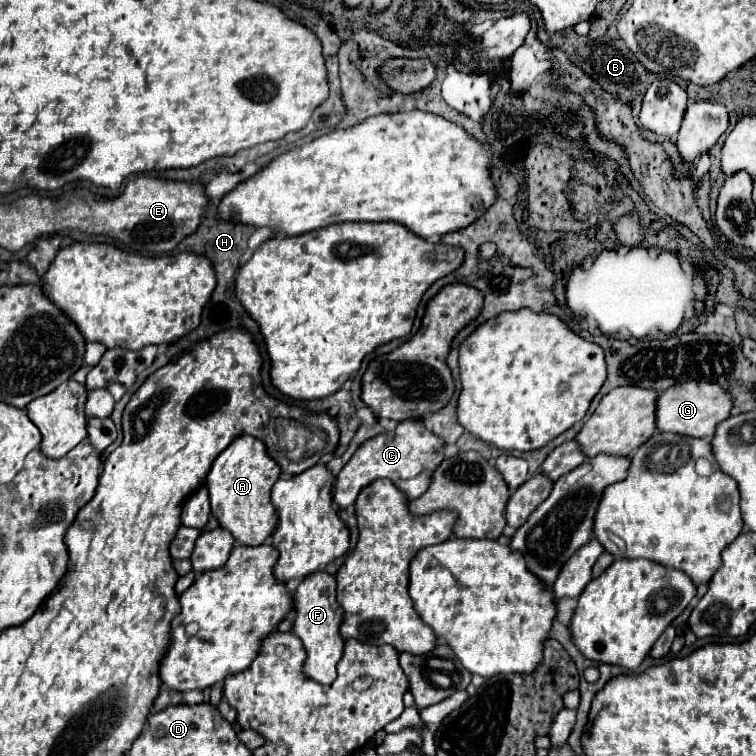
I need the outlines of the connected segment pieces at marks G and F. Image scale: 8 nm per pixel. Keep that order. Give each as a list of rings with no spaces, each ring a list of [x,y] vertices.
[[[687,381],[677,383],[661,393],[657,399],[657,429],[681,433],[689,437],[713,437],[715,427],[731,415],[733,397],[717,383],[707,381]]]
[[[325,571],[311,573],[305,577],[305,581],[295,591],[295,625],[293,633],[303,641],[307,649],[307,661],[305,661],[305,675],[309,679],[315,679],[321,685],[329,685],[335,681],[337,671],[335,665],[343,657],[343,645],[345,639],[339,633],[339,627],[343,623],[343,609],[337,603],[335,593],[335,575],[329,575]]]

